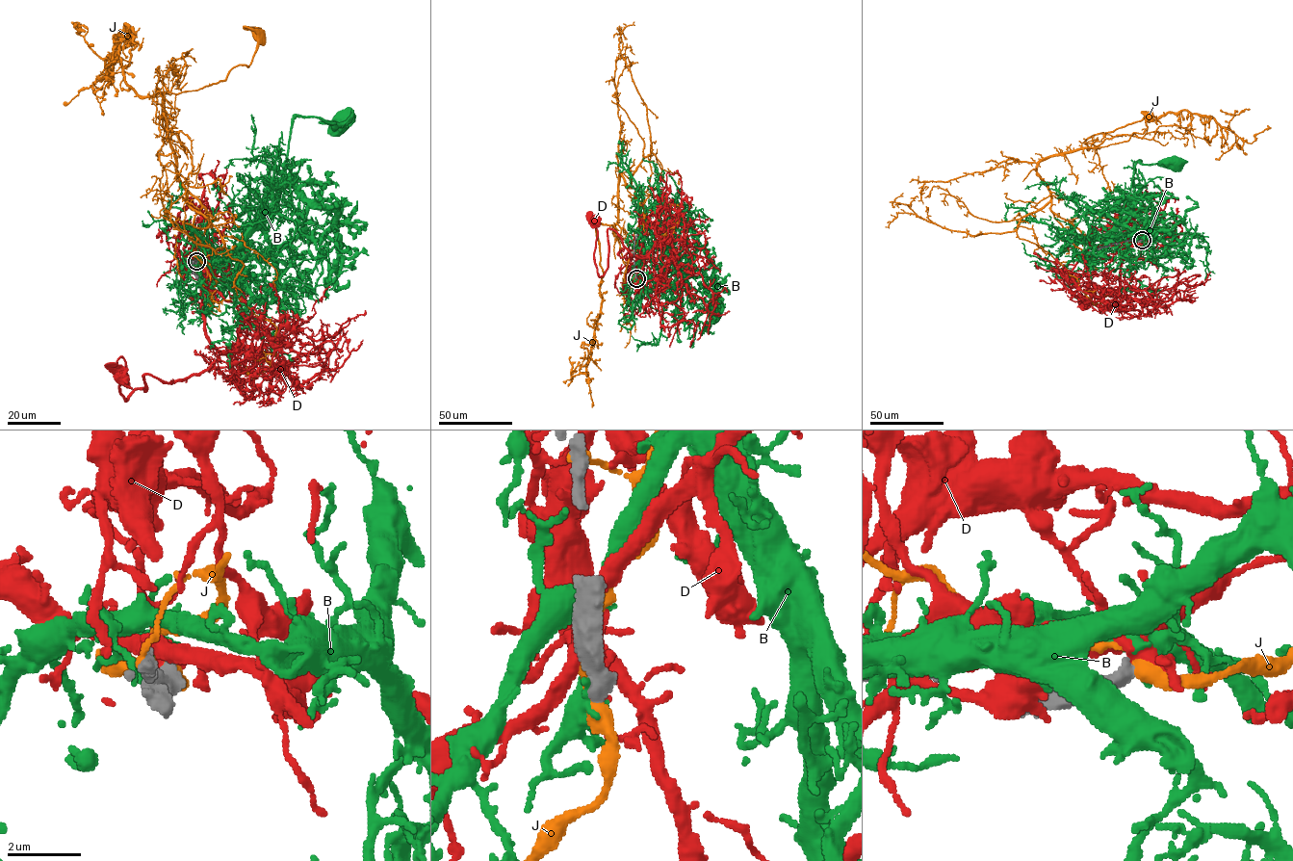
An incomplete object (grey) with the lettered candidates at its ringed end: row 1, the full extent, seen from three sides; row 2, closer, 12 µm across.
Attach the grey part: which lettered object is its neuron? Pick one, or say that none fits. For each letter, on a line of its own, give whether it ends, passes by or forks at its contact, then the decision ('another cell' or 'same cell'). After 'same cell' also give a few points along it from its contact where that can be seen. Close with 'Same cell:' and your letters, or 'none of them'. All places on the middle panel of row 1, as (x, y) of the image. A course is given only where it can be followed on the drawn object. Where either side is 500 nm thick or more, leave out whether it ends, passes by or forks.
B: another cell
D: it passes by; another cell
J: another cell
Same cell: none of them

